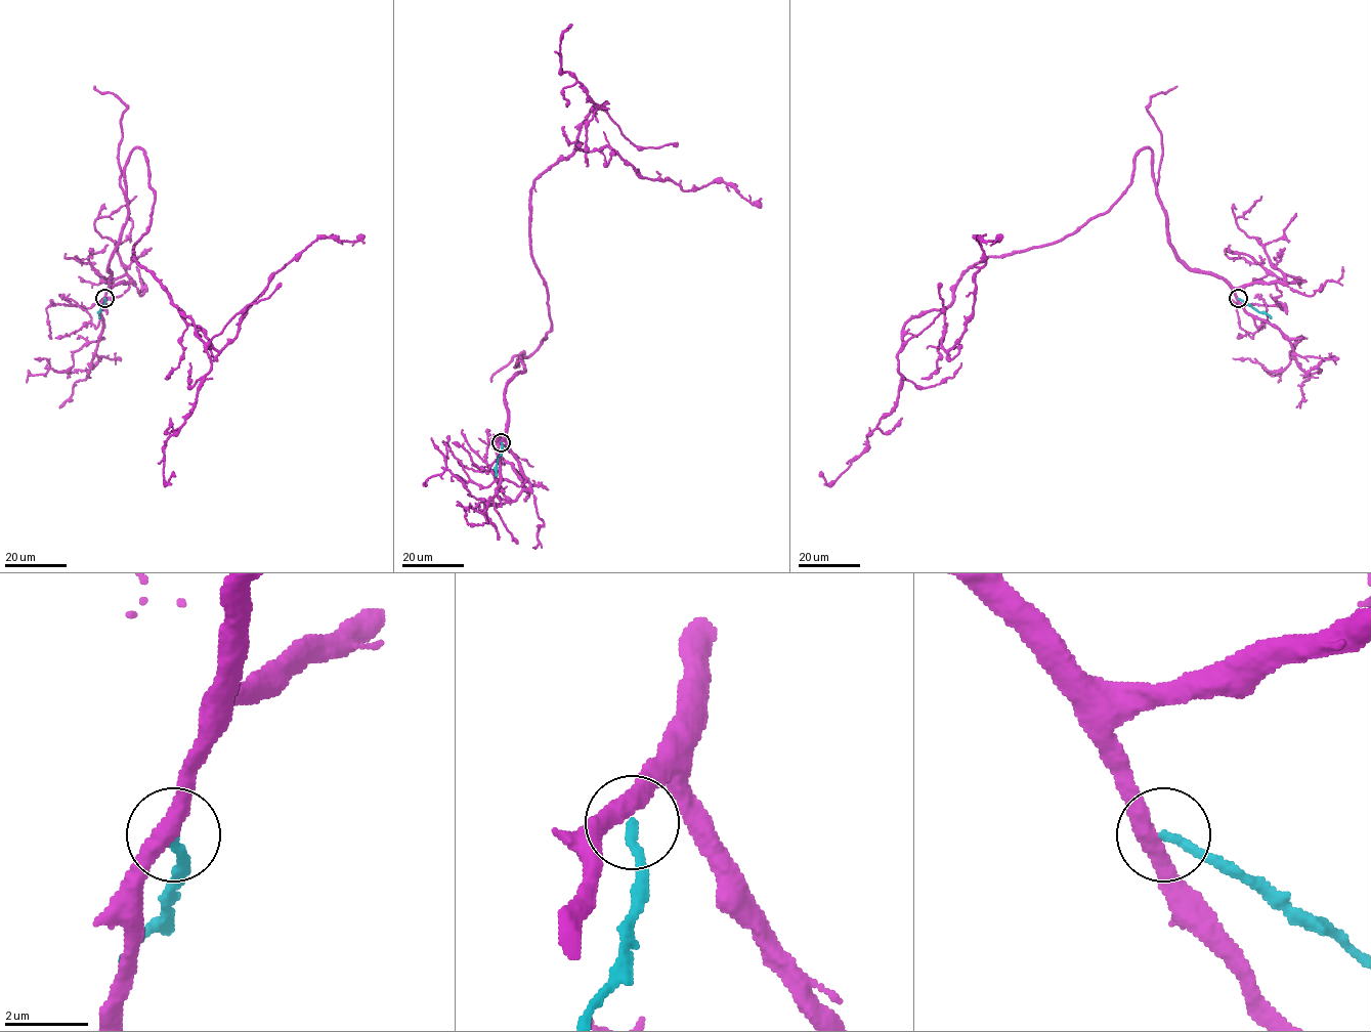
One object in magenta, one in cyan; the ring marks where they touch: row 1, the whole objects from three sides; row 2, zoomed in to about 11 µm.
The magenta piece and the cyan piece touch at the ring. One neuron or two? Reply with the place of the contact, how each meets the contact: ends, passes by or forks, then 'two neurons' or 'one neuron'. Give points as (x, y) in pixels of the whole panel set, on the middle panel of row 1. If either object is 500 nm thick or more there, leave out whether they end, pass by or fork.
(501, 442) | magenta passes by | cyan ends | two neurons

